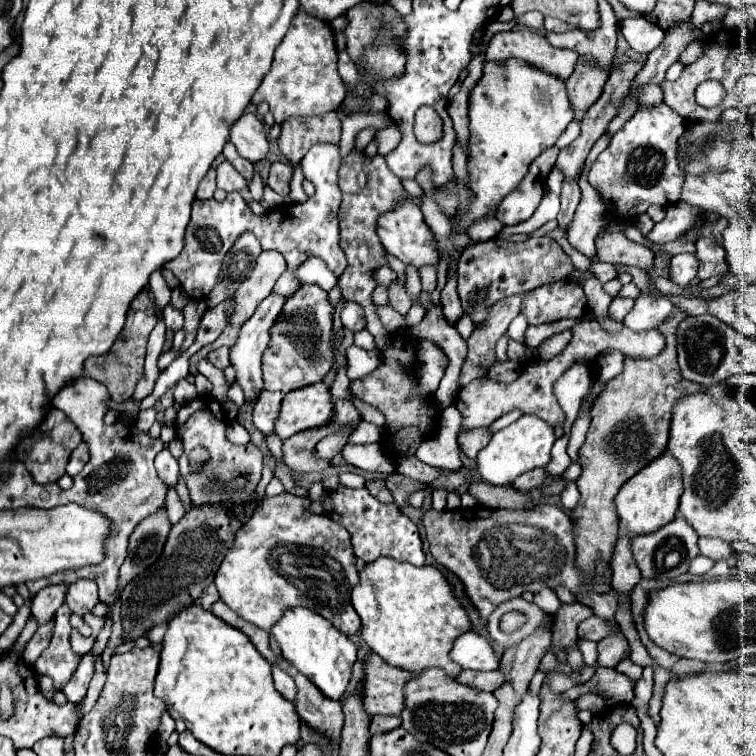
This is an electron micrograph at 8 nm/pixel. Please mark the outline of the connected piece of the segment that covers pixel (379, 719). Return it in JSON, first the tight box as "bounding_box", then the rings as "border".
{"bounding_box":[371,716,401,734],"border":[[[373,716],[371,720],[371,734],[385,734],[389,730],[395,730],[401,726],[401,718],[391,716]]]}

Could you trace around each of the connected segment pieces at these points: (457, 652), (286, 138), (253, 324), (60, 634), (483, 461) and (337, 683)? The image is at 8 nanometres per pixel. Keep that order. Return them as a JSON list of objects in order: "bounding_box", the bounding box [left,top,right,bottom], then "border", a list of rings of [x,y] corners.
[{"bounding_box":[451,632,501,670],"border":[[[465,632],[455,640],[451,658],[471,670],[499,670],[501,656],[495,654],[491,642],[475,632]]]},{"bounding_box":[277,112,341,166],"border":[[[327,112],[313,118],[293,116],[285,120],[281,124],[281,136],[277,142],[281,154],[293,166],[297,166],[313,144],[319,142],[339,144],[339,138],[341,138],[341,120],[337,112]]]},{"bounding_box":[231,294,285,404],"border":[[[269,294],[255,310],[255,314],[241,326],[237,342],[231,346],[231,364],[237,370],[237,384],[243,388],[245,392],[245,404],[255,402],[259,398],[259,394],[263,392],[263,378],[261,378],[261,354],[269,344],[269,328],[273,326],[273,320],[277,320],[277,316],[281,314],[281,308],[285,304],[285,298],[277,296],[277,294]]]},{"bounding_box":[35,604,81,690],"border":[[[67,604],[55,612],[55,634],[35,664],[35,670],[43,676],[49,676],[57,690],[61,690],[71,680],[73,672],[77,670],[77,662],[81,660],[81,656],[75,654],[67,642],[71,636],[69,616],[71,610]]]},{"bounding_box":[477,414,557,486],"border":[[[523,414],[511,426],[495,432],[491,442],[477,454],[479,474],[485,482],[493,486],[511,484],[523,472],[529,472],[533,468],[545,468],[551,460],[551,446],[555,444],[555,440],[557,438],[555,438],[555,430],[551,424],[547,424],[545,420],[533,414]]]},{"bounding_box":[271,608,357,700],"border":[[[291,608],[285,612],[285,616],[271,628],[271,634],[277,638],[281,654],[299,672],[303,672],[327,698],[341,700],[351,678],[351,668],[357,660],[357,648],[349,636],[341,634],[329,624],[329,620],[309,608]]]}]

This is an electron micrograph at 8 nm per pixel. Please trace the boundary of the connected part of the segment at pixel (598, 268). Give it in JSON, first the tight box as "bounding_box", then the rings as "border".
{"bounding_box":[593,262,617,282],"border":[[[595,262],[593,264],[593,274],[599,278],[599,282],[609,282],[609,280],[613,280],[613,278],[617,278],[617,268],[615,268],[615,264],[605,264],[605,262]]]}

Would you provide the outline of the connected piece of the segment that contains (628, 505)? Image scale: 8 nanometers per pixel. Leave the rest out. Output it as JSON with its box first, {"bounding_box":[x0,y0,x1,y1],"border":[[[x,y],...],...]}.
{"bounding_box":[615,452,683,536],"border":[[[665,452],[661,458],[651,462],[647,468],[637,472],[631,480],[627,480],[621,486],[621,490],[615,498],[615,510],[617,510],[619,522],[625,524],[627,532],[631,536],[653,534],[675,518],[679,498],[681,498],[681,492],[683,492],[679,472],[681,472],[681,468],[679,468],[677,460],[673,460],[673,454]]]}

